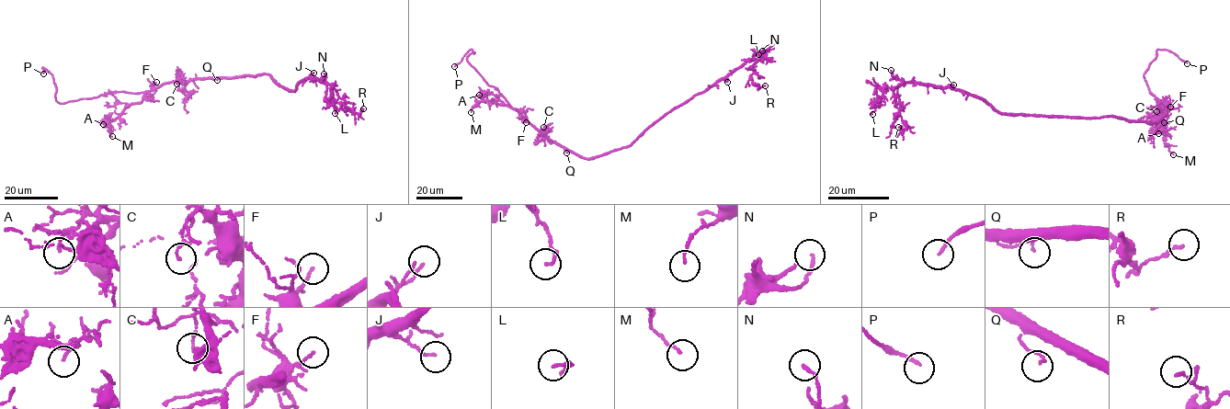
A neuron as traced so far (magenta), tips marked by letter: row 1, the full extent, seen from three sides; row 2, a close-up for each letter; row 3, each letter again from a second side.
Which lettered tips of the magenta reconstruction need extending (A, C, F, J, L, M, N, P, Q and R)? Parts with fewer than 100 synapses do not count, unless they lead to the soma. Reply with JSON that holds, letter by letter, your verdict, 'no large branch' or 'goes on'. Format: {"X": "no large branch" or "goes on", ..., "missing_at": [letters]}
{"A": "no large branch", "C": "no large branch", "F": "no large branch", "J": "no large branch", "L": "no large branch", "M": "no large branch", "N": "no large branch", "P": "goes on", "Q": "no large branch", "R": "no large branch", "missing_at": ["P"]}

